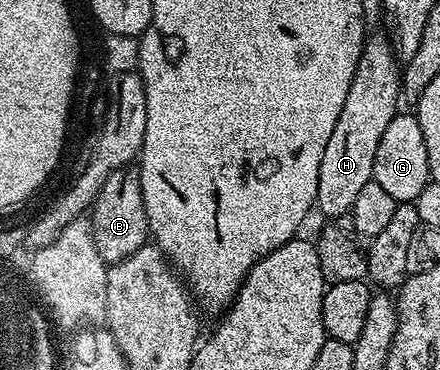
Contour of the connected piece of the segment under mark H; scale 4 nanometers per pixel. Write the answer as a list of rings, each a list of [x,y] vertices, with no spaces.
[[[376,34],[365,41],[350,92],[346,92],[346,104],[342,104],[342,116],[338,116],[338,124],[334,124],[334,132],[330,132],[330,141],[326,143],[326,152],[322,152],[315,209],[321,210],[328,220],[337,220],[349,213],[358,192],[372,181],[378,140],[382,140],[382,132],[386,132],[390,120],[398,113],[396,101],[402,98],[402,66],[393,43],[385,38]]]

